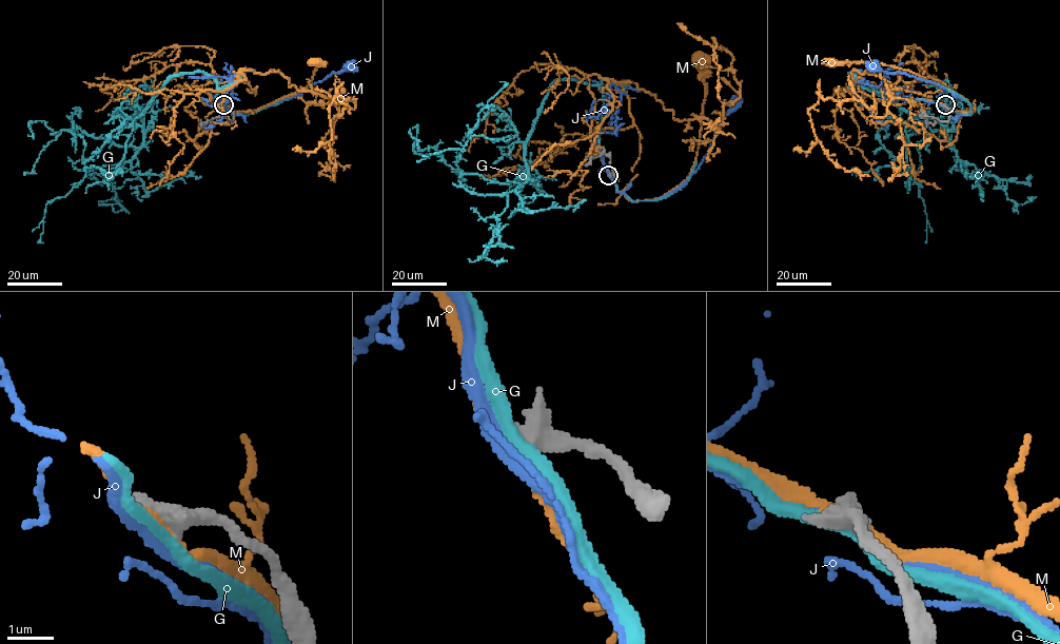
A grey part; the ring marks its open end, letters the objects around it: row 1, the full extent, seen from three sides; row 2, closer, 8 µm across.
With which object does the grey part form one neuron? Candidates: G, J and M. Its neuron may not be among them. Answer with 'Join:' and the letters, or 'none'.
Join: none

